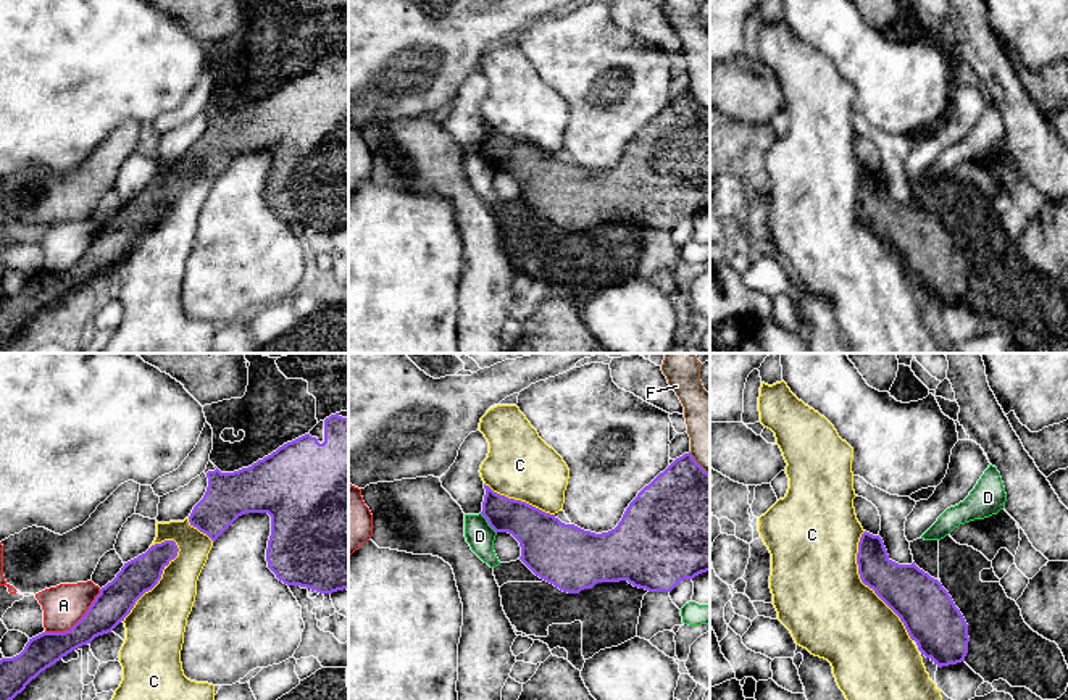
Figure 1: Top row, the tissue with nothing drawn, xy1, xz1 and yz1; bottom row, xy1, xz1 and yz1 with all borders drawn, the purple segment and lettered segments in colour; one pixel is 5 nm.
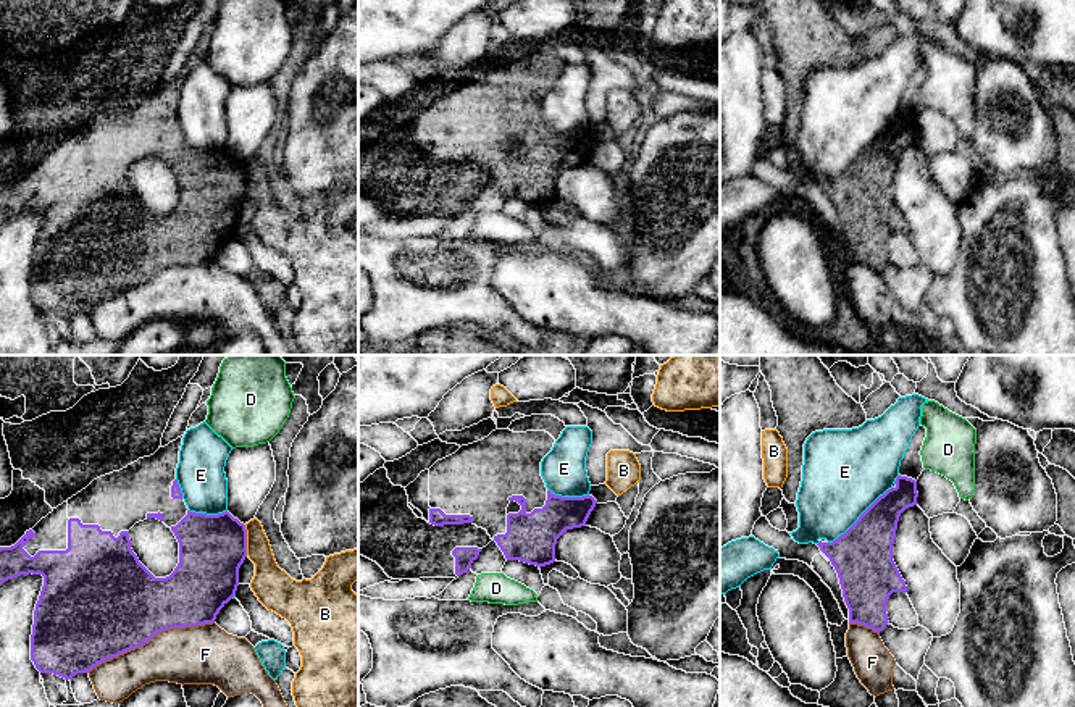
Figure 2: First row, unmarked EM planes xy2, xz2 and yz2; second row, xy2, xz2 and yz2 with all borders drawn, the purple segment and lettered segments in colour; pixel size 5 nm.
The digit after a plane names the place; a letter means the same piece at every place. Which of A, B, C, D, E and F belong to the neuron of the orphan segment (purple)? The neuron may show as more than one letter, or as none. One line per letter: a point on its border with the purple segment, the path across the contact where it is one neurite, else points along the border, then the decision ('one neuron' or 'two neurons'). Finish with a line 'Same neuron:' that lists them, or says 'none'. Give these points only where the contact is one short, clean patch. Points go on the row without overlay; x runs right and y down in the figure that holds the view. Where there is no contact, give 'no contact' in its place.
A: meets purple in xy1 at (78, 260); two neurons
B: meets purple in xy2 at (246, 178); border along xy2 (244, 163), (247, 192); two neurons
C: meets purple in yz1 at (868, 224); two neurons
D: meets purple in xz1 at (488, 160); two neurons
E: meets purple in yz2 at (859, 155); two neurons
F: meets purple in xy2 at (150, 276); two neurons
Same neuron: none

